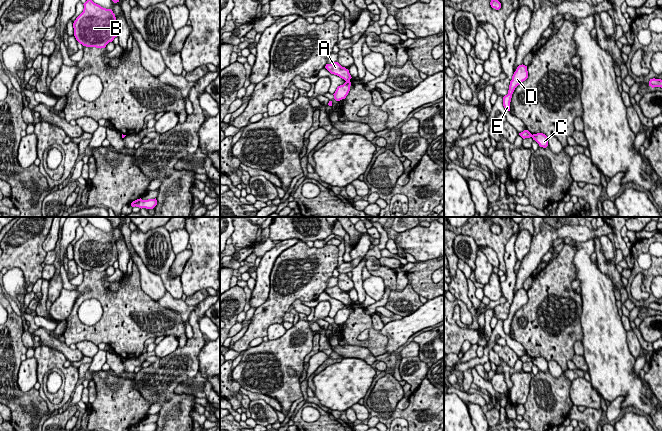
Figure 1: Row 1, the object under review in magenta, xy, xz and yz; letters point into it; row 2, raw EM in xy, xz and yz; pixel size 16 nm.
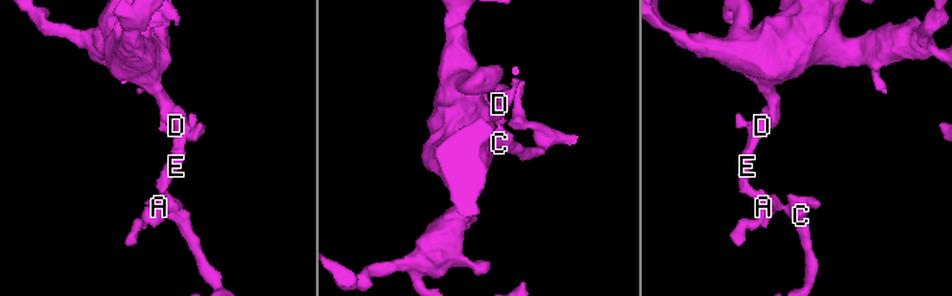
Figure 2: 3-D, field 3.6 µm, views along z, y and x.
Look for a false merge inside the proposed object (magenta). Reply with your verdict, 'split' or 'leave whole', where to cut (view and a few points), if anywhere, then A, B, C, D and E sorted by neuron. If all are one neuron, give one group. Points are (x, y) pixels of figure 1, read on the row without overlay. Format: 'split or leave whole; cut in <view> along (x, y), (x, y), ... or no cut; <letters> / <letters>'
split; cut in xz along (346, 304), (349, 305); A B D E / C

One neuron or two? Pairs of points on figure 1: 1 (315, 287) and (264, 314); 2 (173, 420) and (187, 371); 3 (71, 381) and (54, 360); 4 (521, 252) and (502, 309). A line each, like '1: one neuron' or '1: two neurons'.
1: one neuron
2: one neuron
3: one neuron
4: two neurons

